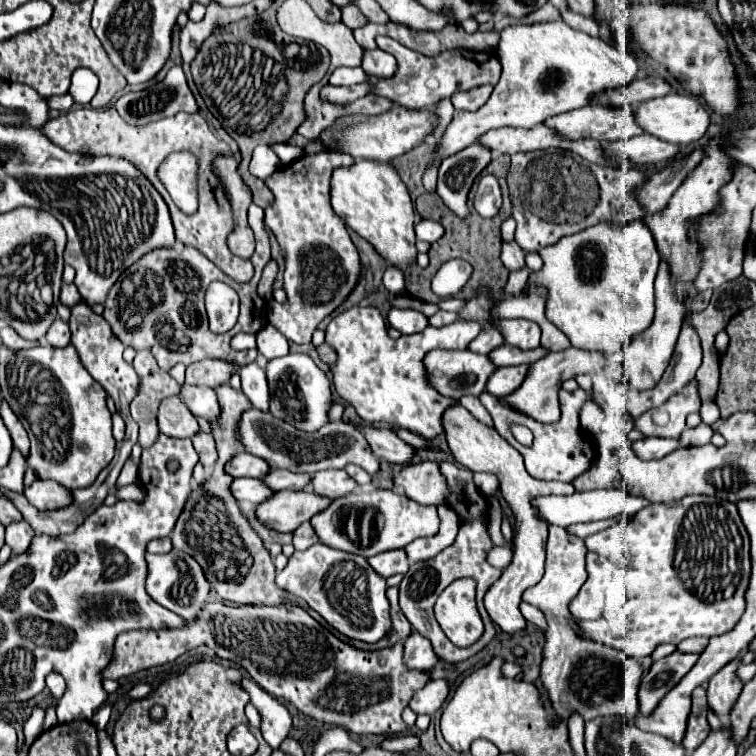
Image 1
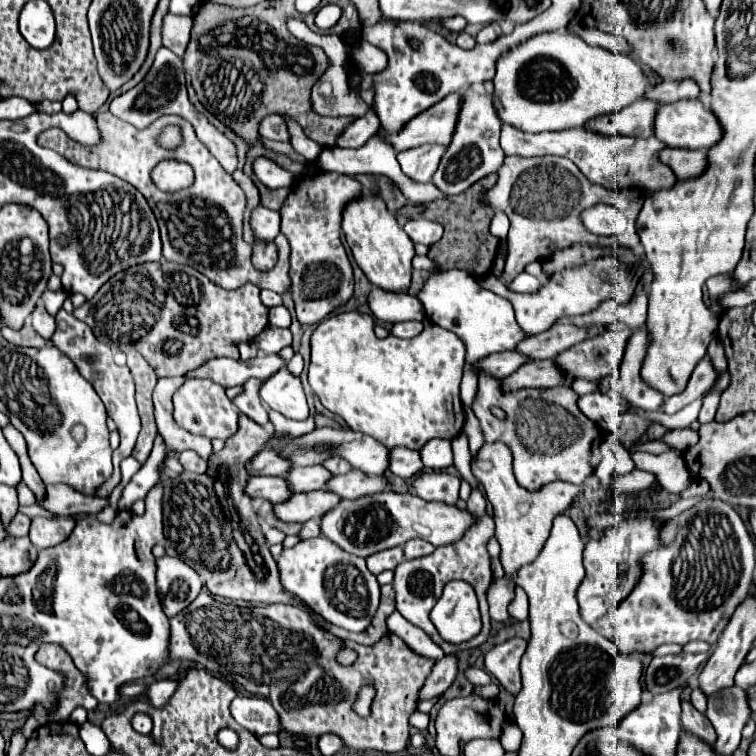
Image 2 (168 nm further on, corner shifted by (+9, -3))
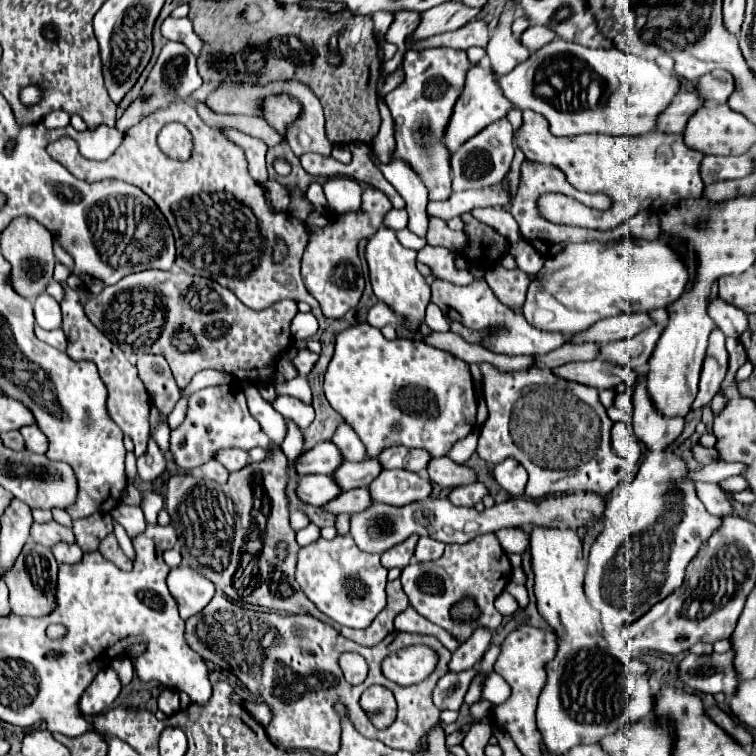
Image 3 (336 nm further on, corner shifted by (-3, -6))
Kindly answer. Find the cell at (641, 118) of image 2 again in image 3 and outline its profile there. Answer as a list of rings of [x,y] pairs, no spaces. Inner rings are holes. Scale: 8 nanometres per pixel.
[[[680,92],[668,104],[668,110],[660,114],[660,122],[656,122],[656,130],[682,134],[688,118],[702,106],[702,98],[696,92]]]

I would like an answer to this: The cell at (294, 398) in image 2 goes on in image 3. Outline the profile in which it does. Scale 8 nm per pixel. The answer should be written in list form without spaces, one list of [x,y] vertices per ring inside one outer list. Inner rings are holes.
[[[278,396],[272,404],[284,418],[294,420],[302,430],[308,428],[314,420],[314,408],[312,404],[306,404],[294,396]]]

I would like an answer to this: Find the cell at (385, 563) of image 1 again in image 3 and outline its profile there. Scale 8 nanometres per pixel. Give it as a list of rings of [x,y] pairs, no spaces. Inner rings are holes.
[[[410,536],[408,540],[404,540],[400,546],[394,546],[392,550],[386,550],[382,554],[382,566],[384,568],[404,568],[412,562],[414,558],[414,548],[416,548],[416,542],[418,542],[418,536]]]

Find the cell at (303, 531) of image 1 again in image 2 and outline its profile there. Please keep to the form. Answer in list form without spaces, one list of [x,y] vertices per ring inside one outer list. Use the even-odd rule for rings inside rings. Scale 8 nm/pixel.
[[[318,519],[306,521],[302,531],[300,531],[300,537],[302,539],[312,539],[312,537],[318,537],[318,535],[320,535],[320,521]]]

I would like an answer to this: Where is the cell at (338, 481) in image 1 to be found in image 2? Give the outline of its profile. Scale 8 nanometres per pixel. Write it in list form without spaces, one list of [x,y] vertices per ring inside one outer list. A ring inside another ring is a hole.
[[[358,469],[336,475],[328,481],[328,489],[338,493],[342,499],[358,499],[364,495],[374,495],[380,491],[390,491],[390,481],[384,475],[366,475]]]

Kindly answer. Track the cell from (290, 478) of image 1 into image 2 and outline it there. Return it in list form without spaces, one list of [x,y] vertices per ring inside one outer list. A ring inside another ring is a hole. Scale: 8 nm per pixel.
[[[310,465],[310,467],[292,467],[288,473],[288,483],[294,493],[302,491],[316,491],[324,489],[326,483],[330,481],[332,473],[324,469],[322,465]]]

